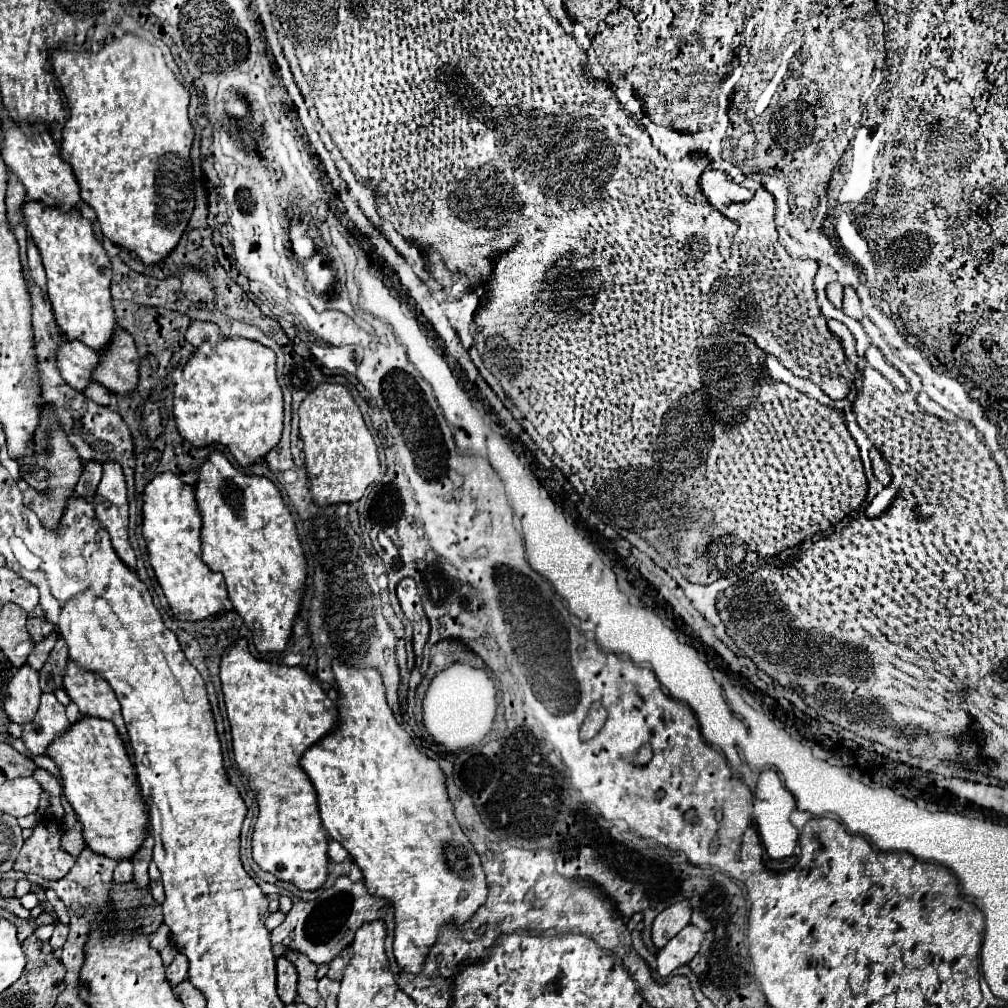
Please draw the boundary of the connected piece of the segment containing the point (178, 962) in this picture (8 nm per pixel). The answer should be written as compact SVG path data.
M183 953L175 955L175 959L171 961L171 965L167 967L167 975L165 977L167 977L167 981L171 985L177 985L177 983L181 983L181 981L187 979L187 957Z

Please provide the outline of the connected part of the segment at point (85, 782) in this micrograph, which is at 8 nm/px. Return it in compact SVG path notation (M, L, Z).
M85 715L73 725L69 725L65 733L57 735L57 741L53 741L53 745L47 747L45 755L51 757L59 769L63 795L67 797L67 801L77 813L79 823L83 825L83 837L85 837L87 847L101 855L109 855L113 859L129 859L137 851L137 845L145 839L145 827L147 827L149 817L137 789L135 771L131 767L131 761L127 757L127 751L123 747L123 741L115 725L105 719Z

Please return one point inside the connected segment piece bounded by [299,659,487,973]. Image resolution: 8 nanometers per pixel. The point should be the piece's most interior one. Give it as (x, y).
(379, 796)

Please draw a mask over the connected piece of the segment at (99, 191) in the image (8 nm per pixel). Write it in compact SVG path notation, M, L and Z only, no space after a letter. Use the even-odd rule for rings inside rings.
M125 33L123 37L113 37L109 43L105 43L103 47L99 47L99 51L53 51L53 69L55 69L55 75L61 83L61 89L67 97L67 103L69 103L69 109L71 109L71 115L63 127L63 139L61 139L61 159L65 163L71 165L73 173L75 173L75 179L81 187L81 199L95 211L97 215L97 221L101 225L101 231L103 235L111 241L111 243L117 243L129 251L135 251L139 255L139 259L145 263L145 265L153 265L153 263L159 263L161 259L165 259L173 247L177 245L177 241L181 239L185 227L187 227L187 221L191 217L191 211L195 207L195 197L193 197L193 181L191 181L191 157L189 157L189 147L191 147L191 141L193 141L193 127L189 123L189 117L187 117L187 107L189 107L189 91L175 79L173 71L165 65L165 59L163 59L163 53L157 45L141 39L139 35L135 33Z

